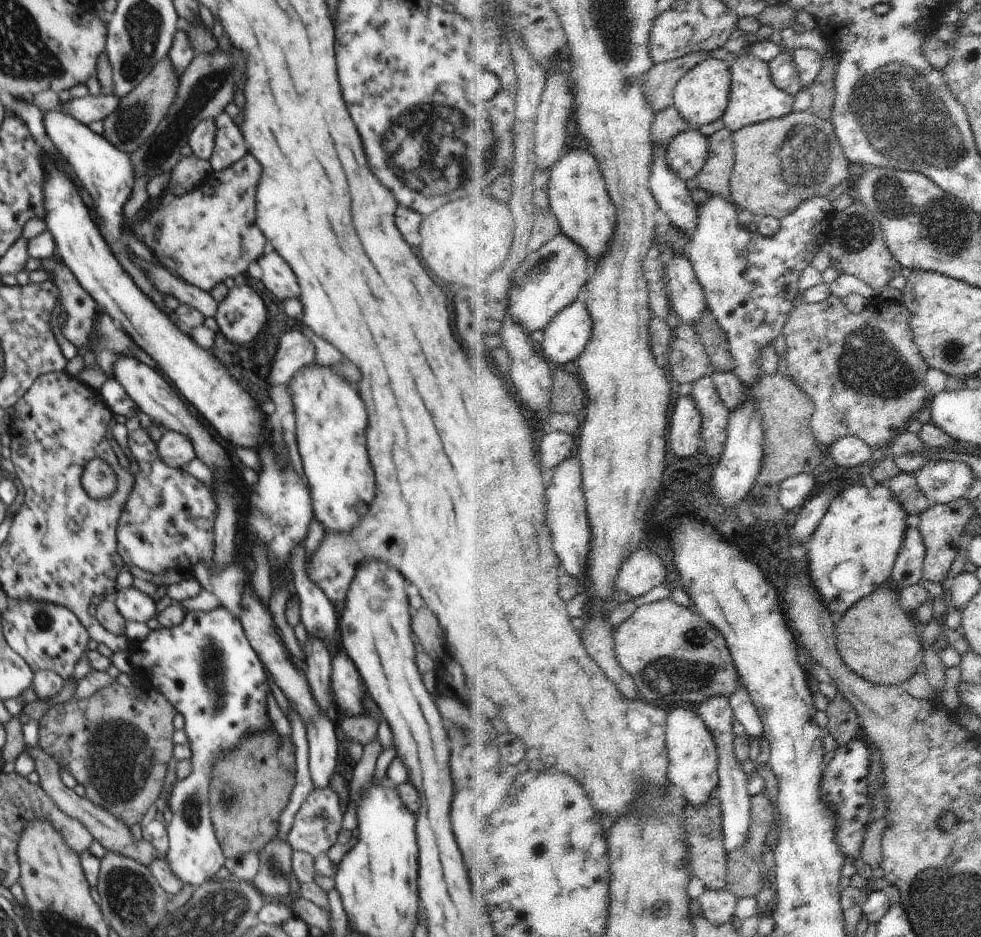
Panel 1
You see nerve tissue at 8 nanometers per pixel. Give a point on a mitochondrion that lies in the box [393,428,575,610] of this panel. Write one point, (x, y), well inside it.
(446, 455)

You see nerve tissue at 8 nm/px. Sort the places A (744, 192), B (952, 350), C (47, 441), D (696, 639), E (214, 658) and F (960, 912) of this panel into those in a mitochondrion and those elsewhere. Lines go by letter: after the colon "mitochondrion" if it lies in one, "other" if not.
A: other
B: mitochondrion
C: other
D: mitochondrion
E: mitochondrion
F: mitochondrion

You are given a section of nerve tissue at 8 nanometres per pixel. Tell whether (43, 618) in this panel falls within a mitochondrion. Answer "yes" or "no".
yes

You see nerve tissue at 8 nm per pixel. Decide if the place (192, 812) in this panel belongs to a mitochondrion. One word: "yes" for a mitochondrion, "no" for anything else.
yes

